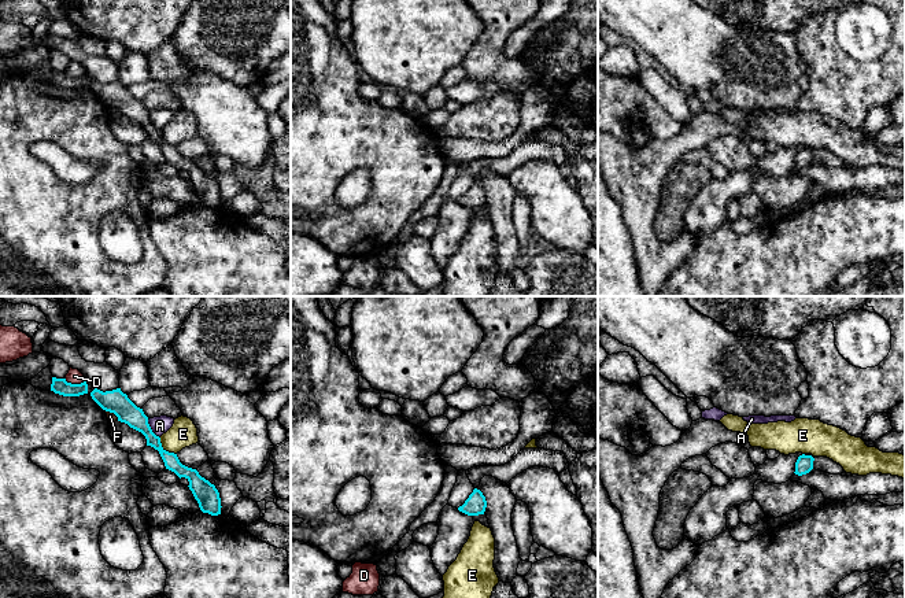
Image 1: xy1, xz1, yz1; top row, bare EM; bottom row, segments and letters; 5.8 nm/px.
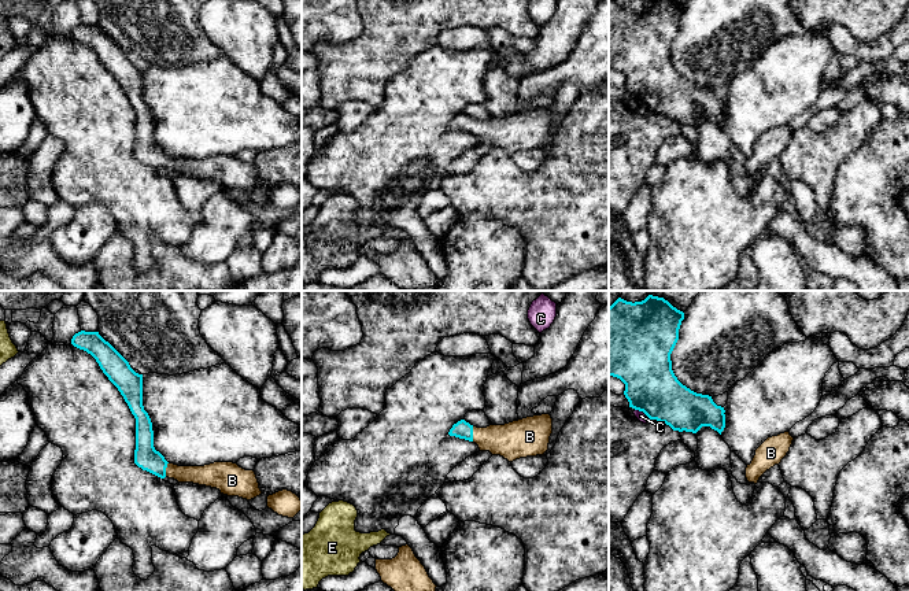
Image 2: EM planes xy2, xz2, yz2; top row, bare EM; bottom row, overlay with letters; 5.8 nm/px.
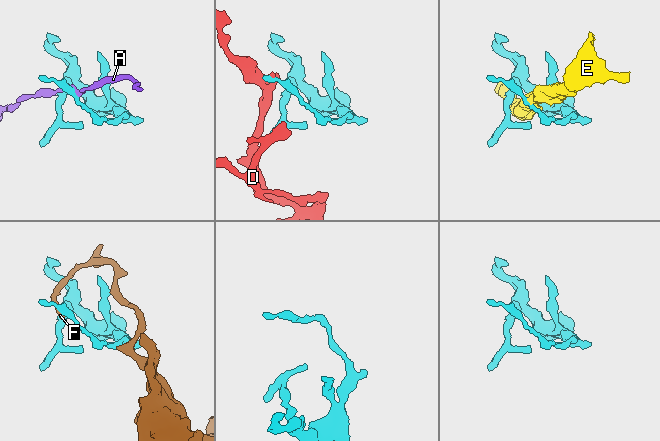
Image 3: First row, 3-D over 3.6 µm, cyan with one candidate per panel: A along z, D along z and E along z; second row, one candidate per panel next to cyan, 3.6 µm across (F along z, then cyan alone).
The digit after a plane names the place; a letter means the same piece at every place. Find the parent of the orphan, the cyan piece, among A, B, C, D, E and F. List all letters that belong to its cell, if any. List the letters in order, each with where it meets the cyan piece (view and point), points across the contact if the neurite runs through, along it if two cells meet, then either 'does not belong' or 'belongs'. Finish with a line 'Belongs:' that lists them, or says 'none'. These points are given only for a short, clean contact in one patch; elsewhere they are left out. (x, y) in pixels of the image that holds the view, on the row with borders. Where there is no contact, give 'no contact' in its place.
A: contact xy1 (151, 429); border xy1 (147, 420), (151, 429), (159, 438); does not belong
B: contact xy2 (165, 469); way xy2 (146, 457), (165, 469), (178, 473), (206, 475); belongs
C: contact yz2 (643, 412); border yz2 (635, 409), (650, 418); does not belong
D: contact xy1 (74, 384); border xy1 (65, 377), (71, 383), (81, 383), (84, 380); does not belong
E: contact xy1 (165, 450); does not belong
F: contact xy1 (113, 412); border xy1 (104, 409), (111, 412), (118, 420); does not belong
Belongs: B

